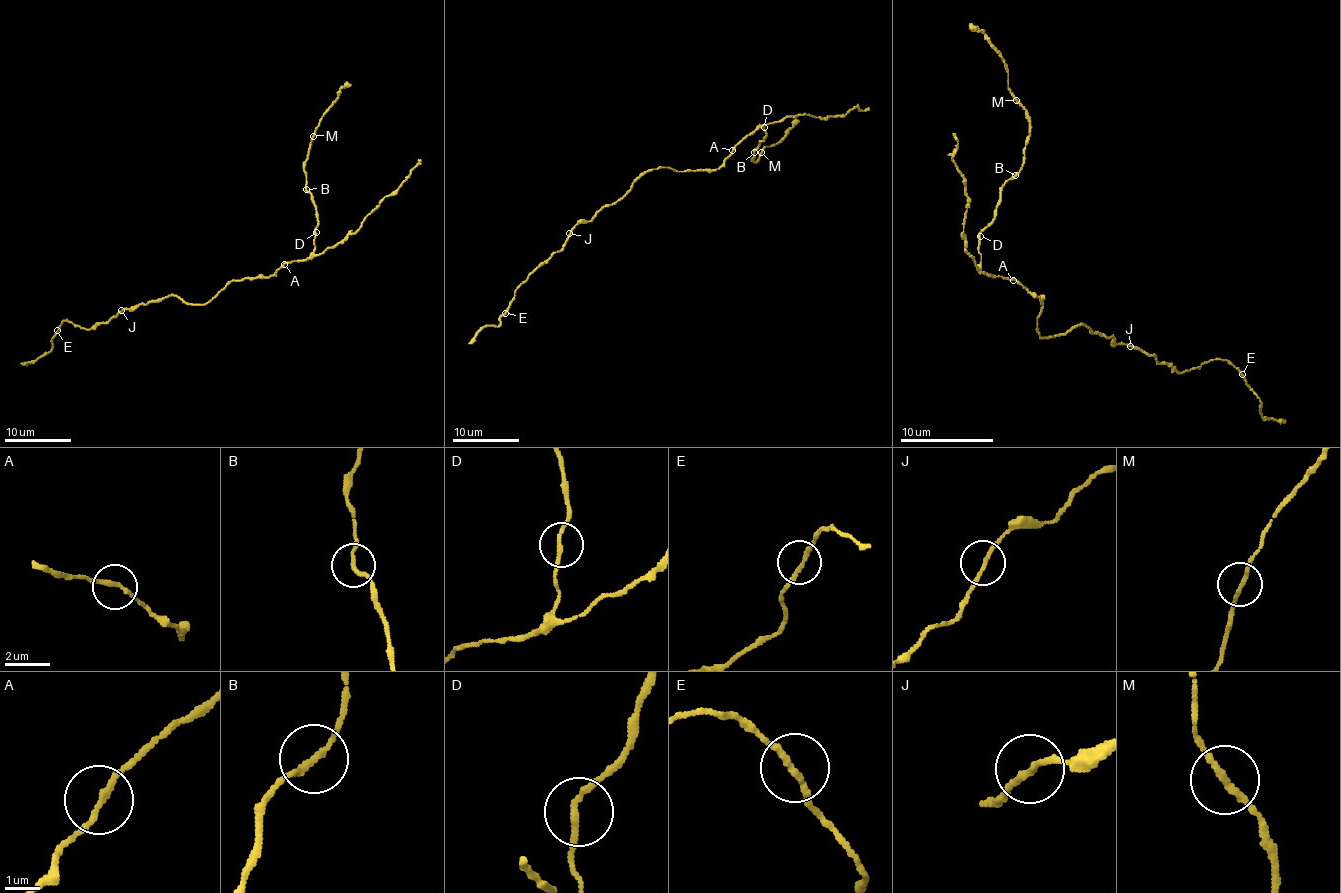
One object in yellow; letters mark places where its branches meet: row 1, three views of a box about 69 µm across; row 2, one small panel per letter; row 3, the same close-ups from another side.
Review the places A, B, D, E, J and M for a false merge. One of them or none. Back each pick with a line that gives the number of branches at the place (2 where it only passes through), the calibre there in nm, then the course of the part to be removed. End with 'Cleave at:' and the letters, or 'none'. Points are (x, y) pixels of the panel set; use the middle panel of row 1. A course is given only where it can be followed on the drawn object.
Cleave at: none

